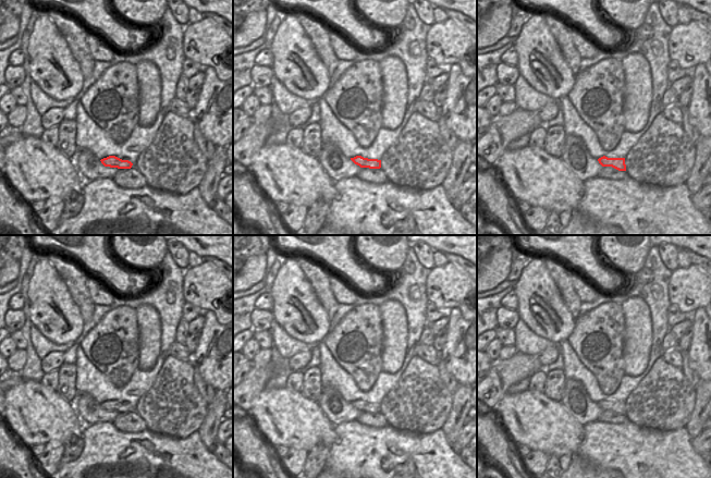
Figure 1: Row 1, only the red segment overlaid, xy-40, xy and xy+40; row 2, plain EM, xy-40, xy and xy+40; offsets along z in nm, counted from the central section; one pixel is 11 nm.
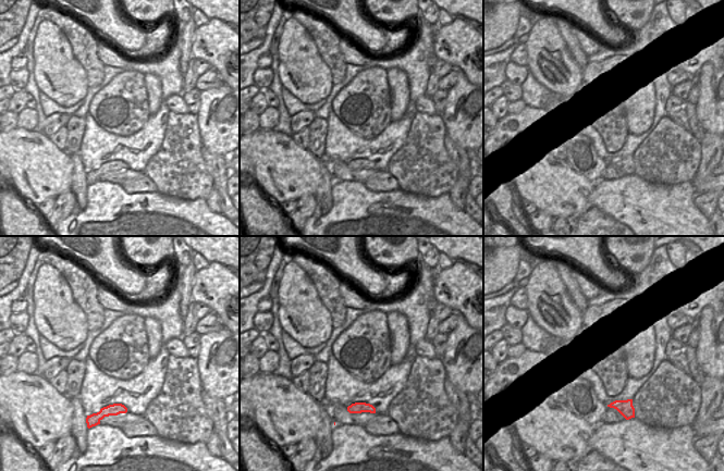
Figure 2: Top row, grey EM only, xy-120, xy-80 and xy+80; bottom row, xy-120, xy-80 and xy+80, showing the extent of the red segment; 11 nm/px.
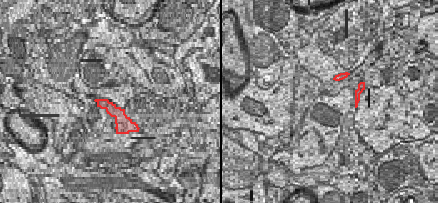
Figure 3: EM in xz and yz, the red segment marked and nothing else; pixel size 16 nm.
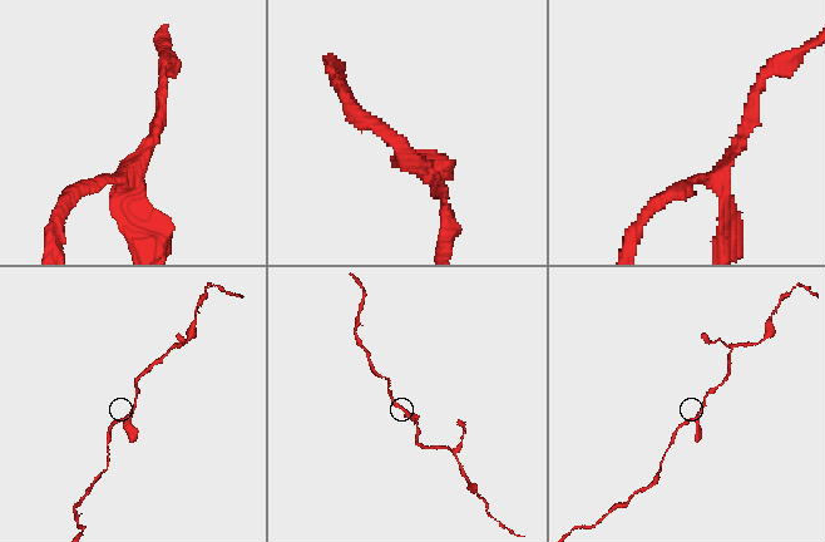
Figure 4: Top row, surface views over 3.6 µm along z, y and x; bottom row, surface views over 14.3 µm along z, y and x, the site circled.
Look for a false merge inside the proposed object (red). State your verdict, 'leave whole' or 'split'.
leave whole

